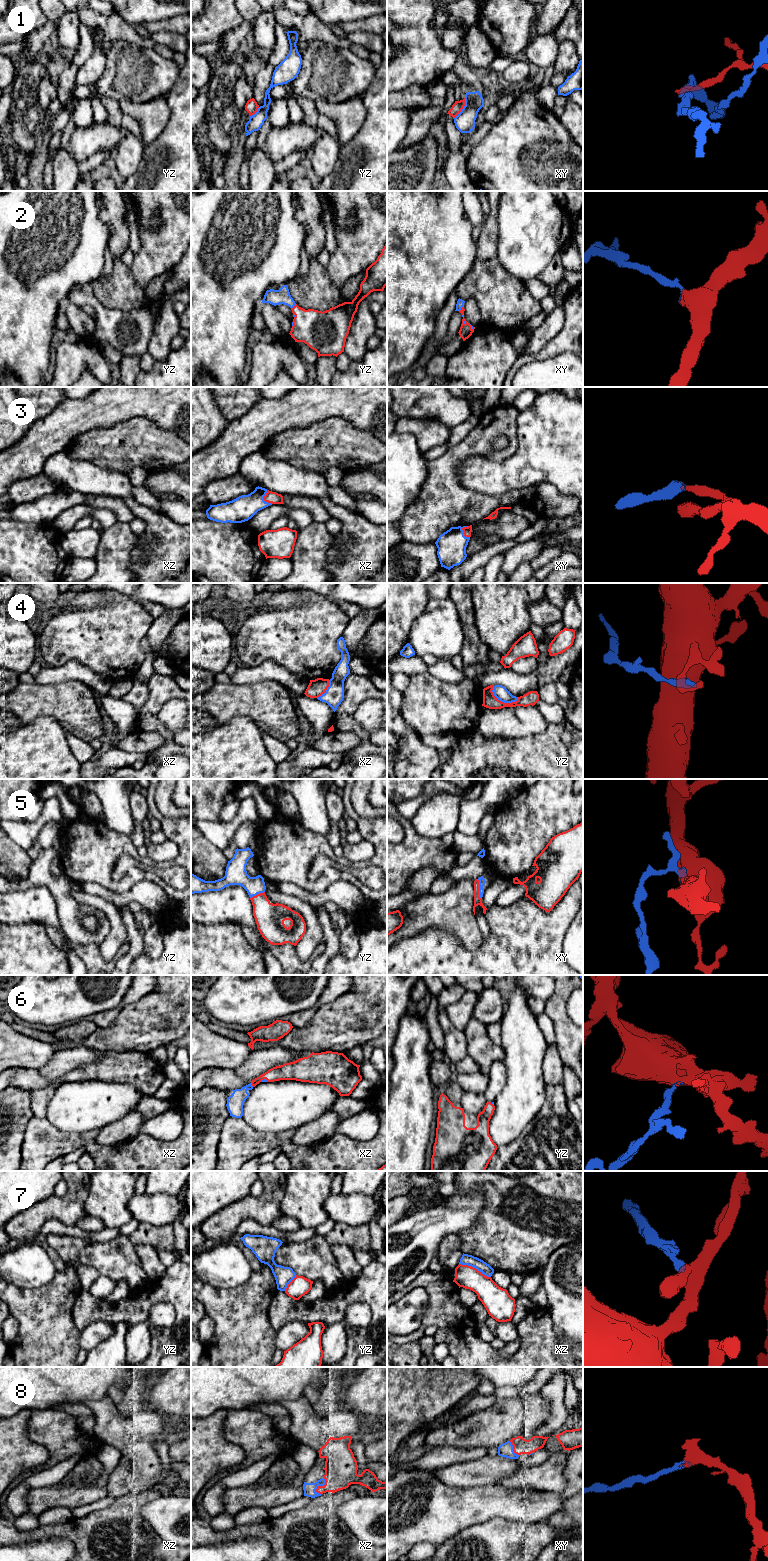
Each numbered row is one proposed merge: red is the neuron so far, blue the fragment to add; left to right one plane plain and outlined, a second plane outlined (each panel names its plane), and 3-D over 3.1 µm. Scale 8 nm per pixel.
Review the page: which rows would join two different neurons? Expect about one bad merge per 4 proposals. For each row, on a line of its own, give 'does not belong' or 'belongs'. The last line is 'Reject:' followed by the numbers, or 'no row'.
1: does not belong
2: belongs
3: belongs
4: does not belong
5: belongs
6: belongs
7: does not belong
8: belongs
Reject: 1, 4, 7

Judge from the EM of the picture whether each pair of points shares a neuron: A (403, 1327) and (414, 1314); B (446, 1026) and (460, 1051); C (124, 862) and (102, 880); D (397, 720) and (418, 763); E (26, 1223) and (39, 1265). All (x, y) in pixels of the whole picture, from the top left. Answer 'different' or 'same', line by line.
A: same
B: same
C: different
D: same
E: different

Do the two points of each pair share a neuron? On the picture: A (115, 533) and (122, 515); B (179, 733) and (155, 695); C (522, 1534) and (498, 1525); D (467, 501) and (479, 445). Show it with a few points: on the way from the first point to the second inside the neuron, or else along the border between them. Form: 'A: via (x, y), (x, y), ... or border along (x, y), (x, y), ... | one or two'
A: border along (117, 521), (128, 524) | two
B: border along (177, 697), (169, 699), (158, 714), (169, 729) | two
C: via (516, 1534), (507, 1534), (504, 1531) | one
D: via (451, 485), (451, 463), (463, 451) | one

